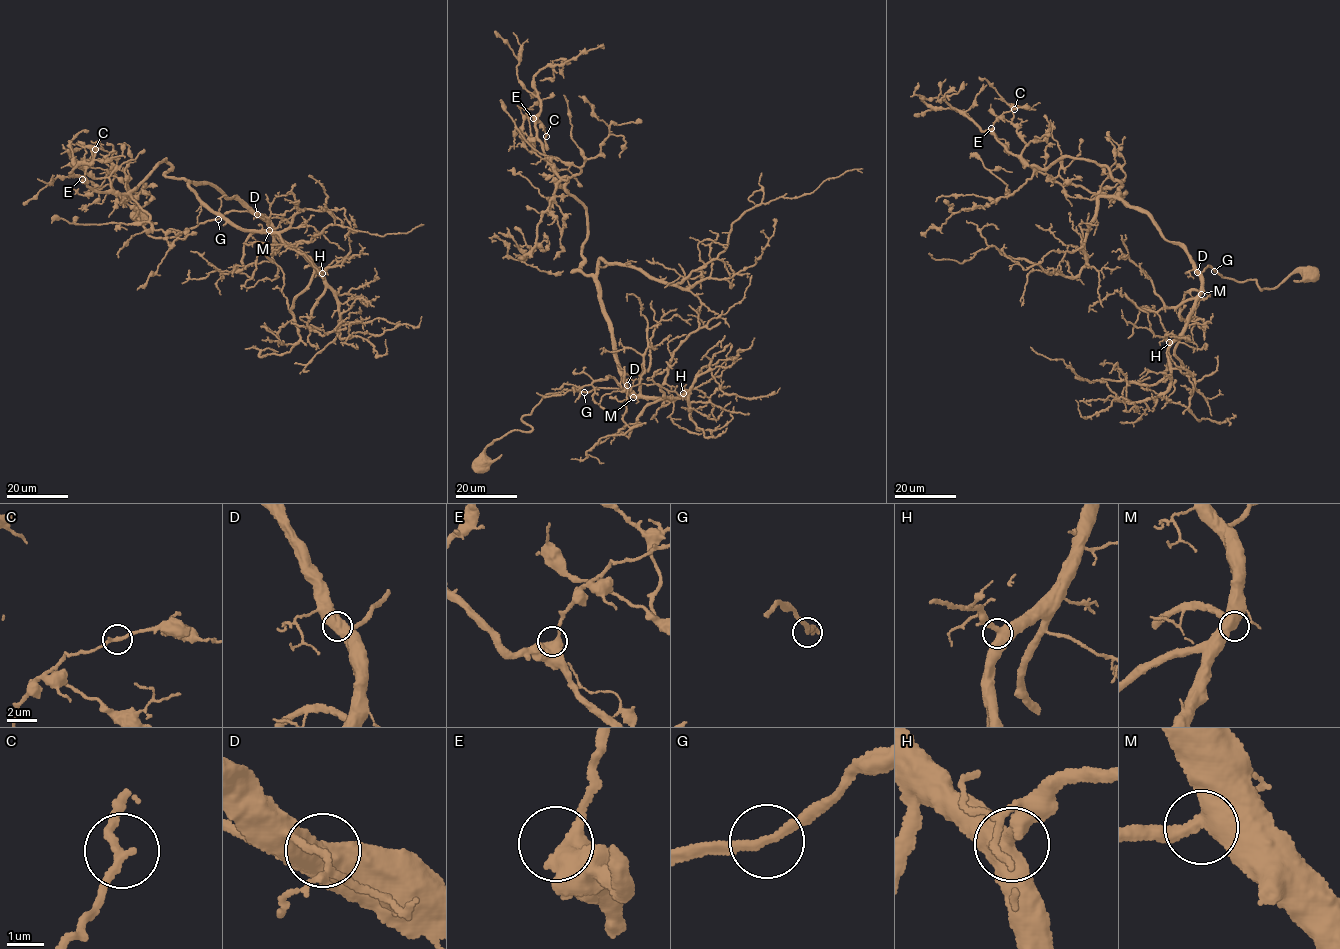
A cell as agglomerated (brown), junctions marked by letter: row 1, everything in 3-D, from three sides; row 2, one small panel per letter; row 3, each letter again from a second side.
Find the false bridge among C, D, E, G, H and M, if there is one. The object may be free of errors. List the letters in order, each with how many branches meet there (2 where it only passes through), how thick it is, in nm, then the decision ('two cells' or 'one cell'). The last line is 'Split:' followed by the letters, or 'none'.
C: 2 branches meet; 220 nm thick; one cell
D: 2 branches meet; 650 nm thick; one cell
E: 2 branches meet; 550 nm thick; one cell
G: 2 branches meet; 240 nm thick; one cell
H: 2 branches meet; 480 nm thick; one cell
M: 2 branches meet; 460 nm thick; one cell
Split: none

